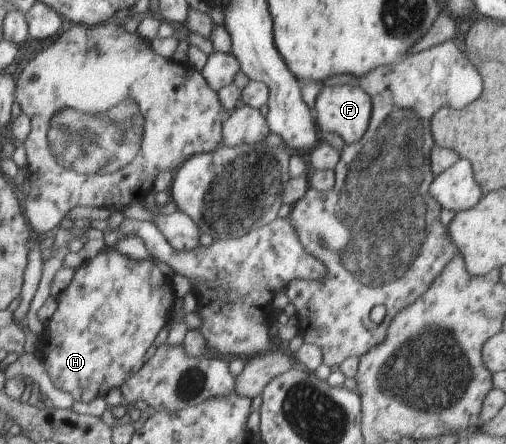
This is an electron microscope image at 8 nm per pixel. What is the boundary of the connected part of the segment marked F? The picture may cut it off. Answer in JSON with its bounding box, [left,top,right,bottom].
[313,82,372,145]

